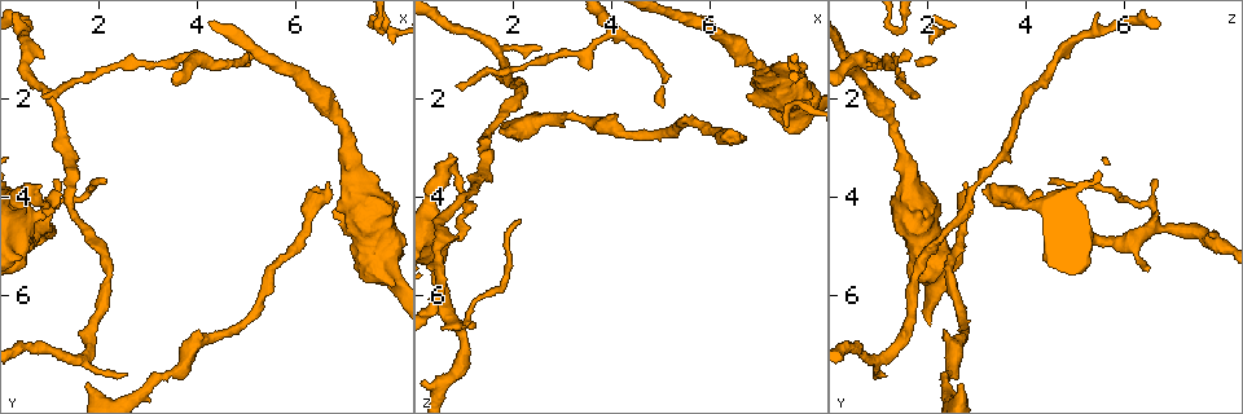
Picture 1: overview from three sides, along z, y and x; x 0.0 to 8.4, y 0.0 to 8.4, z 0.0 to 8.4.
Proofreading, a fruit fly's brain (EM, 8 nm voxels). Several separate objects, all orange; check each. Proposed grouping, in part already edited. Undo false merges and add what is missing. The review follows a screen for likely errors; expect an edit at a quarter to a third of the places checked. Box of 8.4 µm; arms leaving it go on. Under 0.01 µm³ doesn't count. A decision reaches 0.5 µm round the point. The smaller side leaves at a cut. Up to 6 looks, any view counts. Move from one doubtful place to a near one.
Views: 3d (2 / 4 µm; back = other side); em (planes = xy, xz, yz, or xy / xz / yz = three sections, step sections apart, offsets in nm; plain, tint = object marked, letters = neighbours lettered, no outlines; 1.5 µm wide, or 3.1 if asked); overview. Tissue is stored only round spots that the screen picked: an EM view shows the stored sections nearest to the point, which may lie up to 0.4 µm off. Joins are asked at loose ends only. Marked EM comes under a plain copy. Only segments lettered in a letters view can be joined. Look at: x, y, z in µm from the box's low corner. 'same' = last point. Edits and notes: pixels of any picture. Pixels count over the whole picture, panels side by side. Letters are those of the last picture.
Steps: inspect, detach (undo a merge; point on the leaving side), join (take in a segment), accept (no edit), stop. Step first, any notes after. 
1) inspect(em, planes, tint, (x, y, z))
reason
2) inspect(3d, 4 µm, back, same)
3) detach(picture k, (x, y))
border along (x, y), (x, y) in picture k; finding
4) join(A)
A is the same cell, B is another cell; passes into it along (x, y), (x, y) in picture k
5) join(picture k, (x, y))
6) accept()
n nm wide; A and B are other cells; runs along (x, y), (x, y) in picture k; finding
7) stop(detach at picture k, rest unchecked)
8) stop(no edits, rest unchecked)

inspect(3d, 4 µm, (0.85, 2.00, 1.75))
long arm stops here

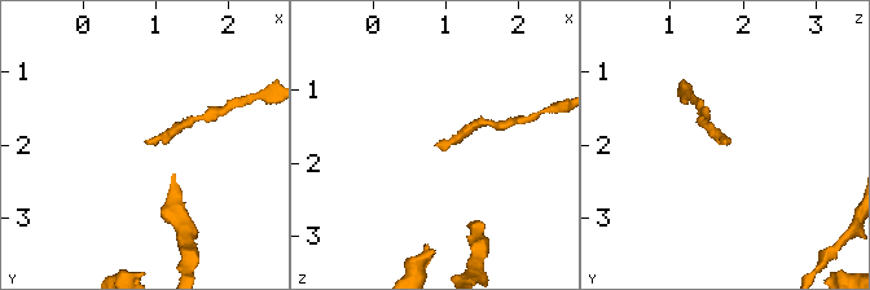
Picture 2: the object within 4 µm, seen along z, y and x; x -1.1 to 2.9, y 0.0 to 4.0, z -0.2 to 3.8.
inspect(em, planes, letters, (0.80, 2.00, 1.75))
shape alone is not enough

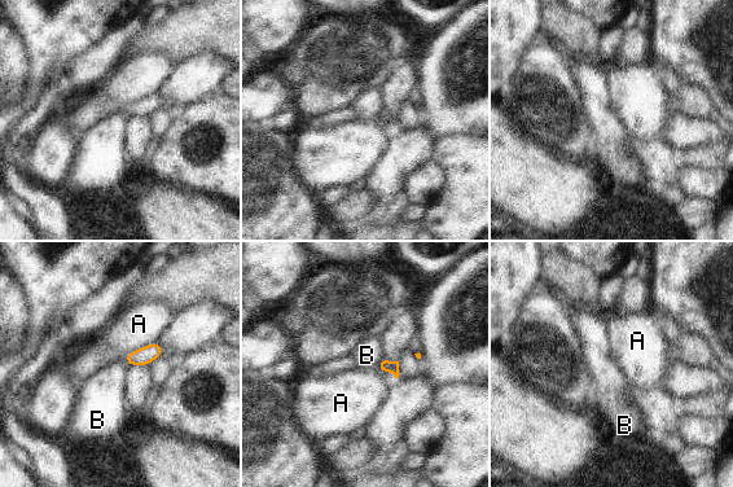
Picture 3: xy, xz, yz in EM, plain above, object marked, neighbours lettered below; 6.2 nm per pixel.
accept()
A touches over 260 nm; A and B are other cells; border along (381, 358), (376, 367) in picture 3; no lettered segment goes on from it

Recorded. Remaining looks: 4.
inspect(em, xy, step 4, letters, (1.75, 7.75, 2.65))
free end

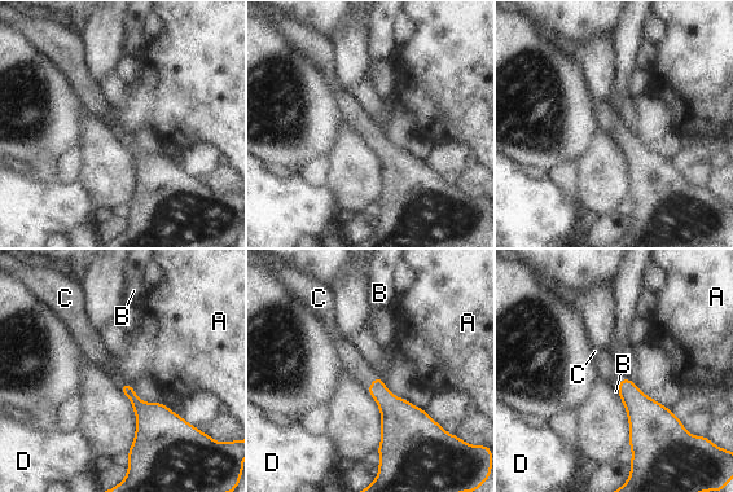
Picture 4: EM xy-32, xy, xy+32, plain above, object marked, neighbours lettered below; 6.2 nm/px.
join(C)
C is the same cell, A, B and D are other cells; passes into it along (396, 414), (371, 383), (352, 361) in picture 4; the neuron continues

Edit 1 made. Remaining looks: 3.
stop(join at picture 4, rest unchecked)

